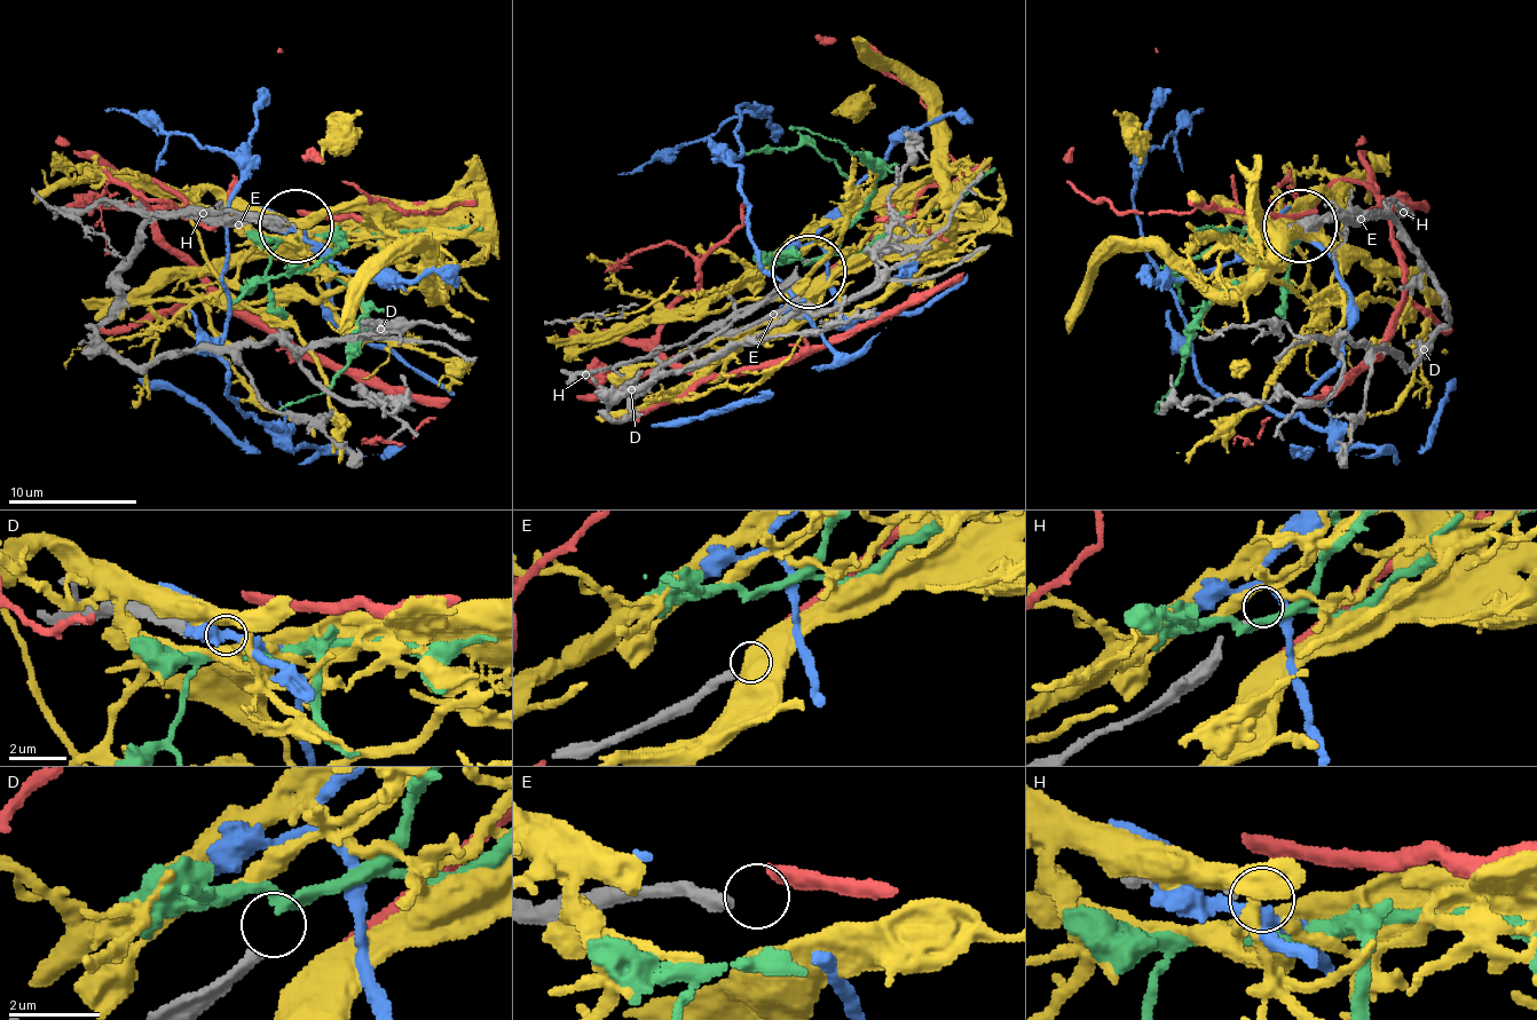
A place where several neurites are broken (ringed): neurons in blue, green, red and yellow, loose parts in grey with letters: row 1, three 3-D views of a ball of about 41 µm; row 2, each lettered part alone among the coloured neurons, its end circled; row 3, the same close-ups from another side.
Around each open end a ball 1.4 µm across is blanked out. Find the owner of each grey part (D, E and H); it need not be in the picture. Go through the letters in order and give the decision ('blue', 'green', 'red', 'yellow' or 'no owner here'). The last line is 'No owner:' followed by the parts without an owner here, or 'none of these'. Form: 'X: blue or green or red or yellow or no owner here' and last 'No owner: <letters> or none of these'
D: green
E: red
H: no owner here
No owner: H

